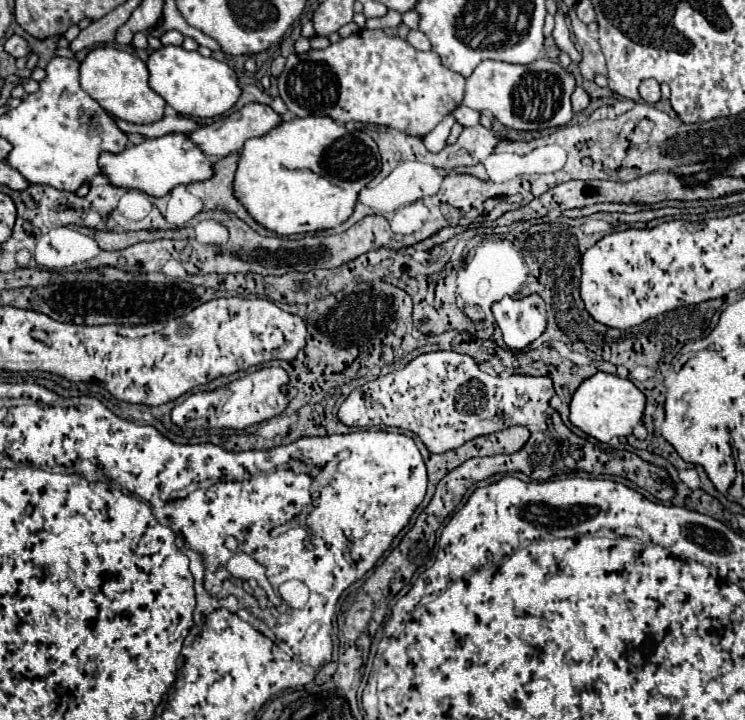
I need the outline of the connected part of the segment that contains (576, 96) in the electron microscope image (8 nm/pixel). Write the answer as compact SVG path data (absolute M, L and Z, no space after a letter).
M577 86L575 92L573 92L573 96L571 96L571 100L573 100L573 110L575 112L583 112L589 106L591 96L589 96L589 92L583 86Z

